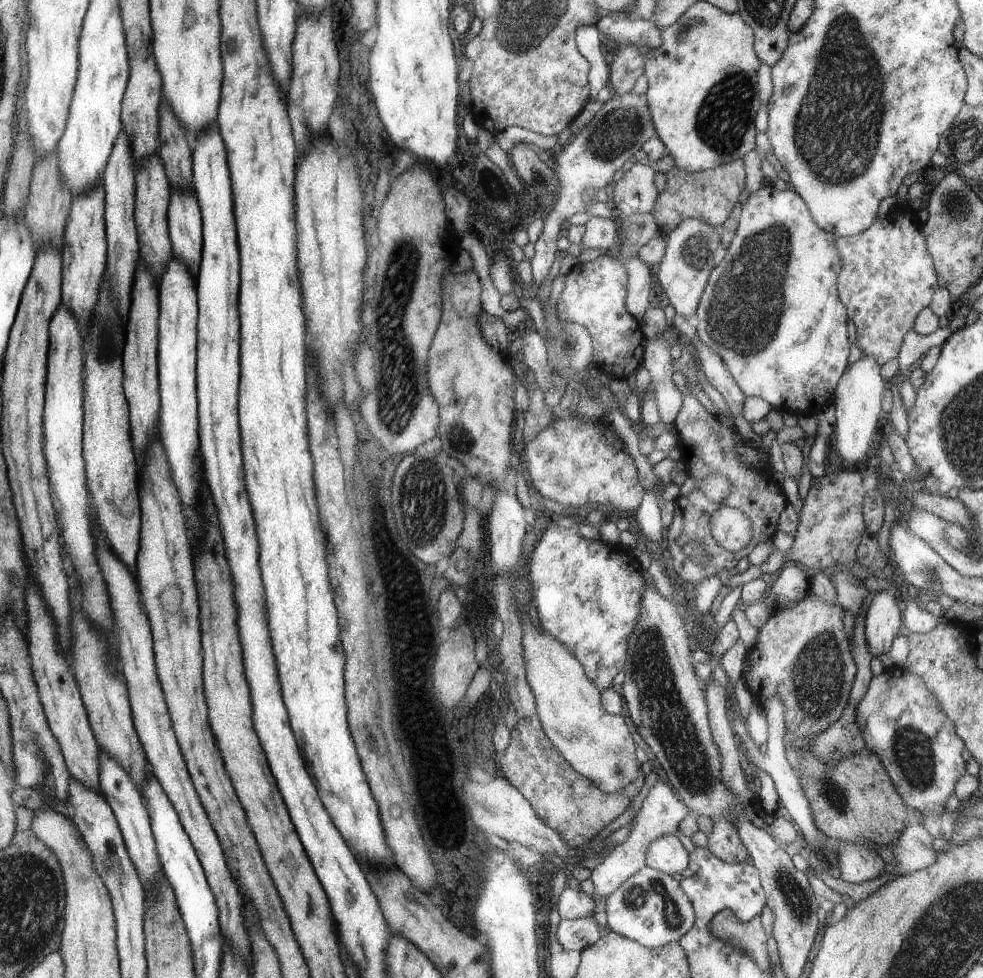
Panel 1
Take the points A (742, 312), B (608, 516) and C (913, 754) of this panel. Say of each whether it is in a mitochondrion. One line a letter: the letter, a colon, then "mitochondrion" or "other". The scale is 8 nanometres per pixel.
A: mitochondrion
B: other
C: mitochondrion

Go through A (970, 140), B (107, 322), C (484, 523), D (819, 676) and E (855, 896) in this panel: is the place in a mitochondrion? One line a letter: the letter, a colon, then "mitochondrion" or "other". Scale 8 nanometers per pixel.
A: mitochondrion
B: mitochondrion
C: other
D: mitochondrion
E: other

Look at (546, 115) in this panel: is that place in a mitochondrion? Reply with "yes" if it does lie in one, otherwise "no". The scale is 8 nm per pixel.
no

